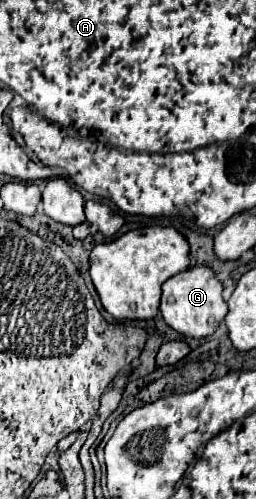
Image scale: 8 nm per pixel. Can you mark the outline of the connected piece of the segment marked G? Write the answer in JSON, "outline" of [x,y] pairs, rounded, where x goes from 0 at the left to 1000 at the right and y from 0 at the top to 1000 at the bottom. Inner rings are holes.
{"outline":[[[754,533],[730,545],[707,545],[660,557],[637,569],[637,597],[629,597],[629,629],[660,657],[684,665],[738,673],[738,677],[801,677],[824,673],[848,653],[887,633],[887,609],[871,605],[871,573],[840,557],[832,541],[809,533]]]}

